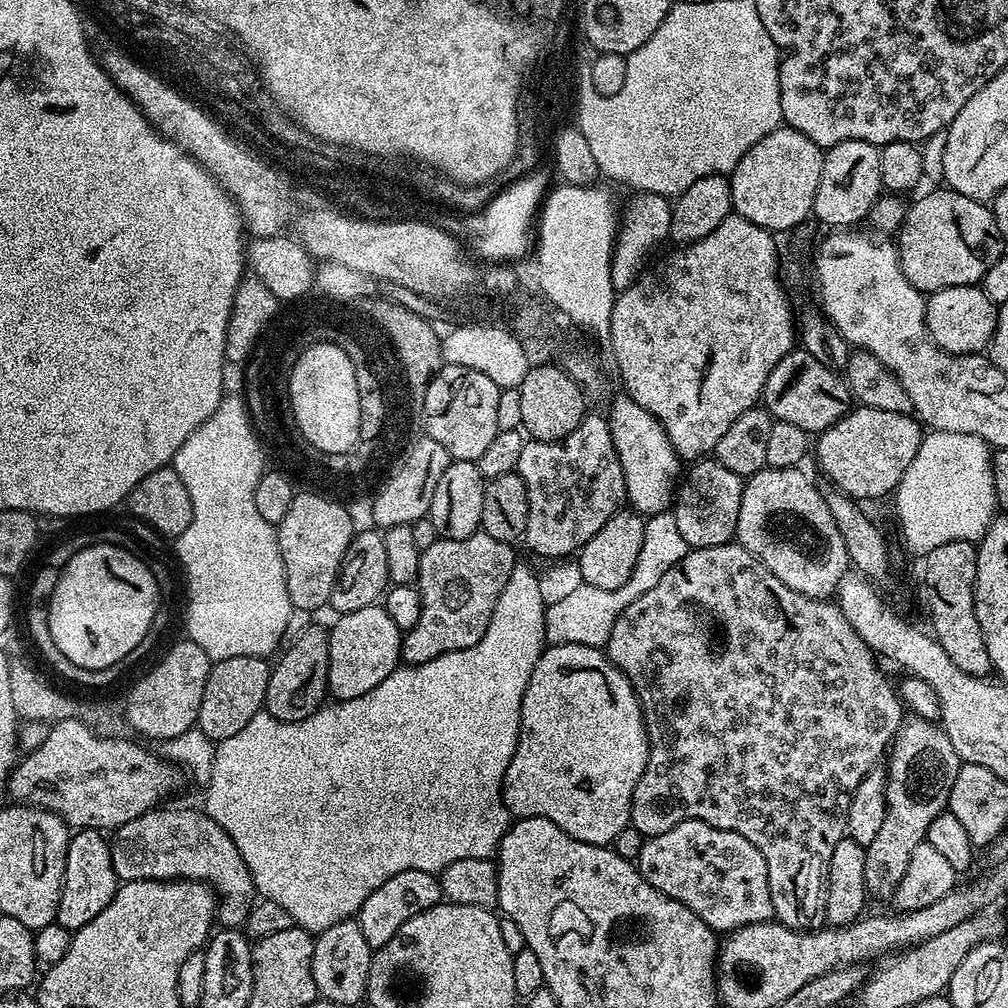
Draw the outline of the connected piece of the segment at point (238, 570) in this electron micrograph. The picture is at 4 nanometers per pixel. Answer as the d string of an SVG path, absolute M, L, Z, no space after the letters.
M240 394L239 396L225 395L214 410L214 414L210 414L210 418L206 418L206 422L202 422L198 430L194 430L190 438L186 438L186 442L182 442L182 446L176 451L176 457L171 463L171 467L176 469L178 478L182 478L182 483L186 486L186 494L190 494L190 506L192 507L190 526L186 526L184 533L175 541L176 552L180 555L180 564L184 567L185 574L188 575L188 632L186 636L198 646L202 646L202 650L206 650L206 654L213 662L239 656L271 657L271 652L275 653L281 647L280 640L285 639L286 622L290 622L290 614L293 610L290 594L286 590L286 574L282 566L280 544L276 540L277 529L270 522L266 522L266 518L262 518L262 514L258 514L254 506L254 486L258 486L260 477L266 471L266 465L264 465L264 452L260 449L259 442L256 441L256 432L252 426L254 426L254 420L249 415L245 397Z

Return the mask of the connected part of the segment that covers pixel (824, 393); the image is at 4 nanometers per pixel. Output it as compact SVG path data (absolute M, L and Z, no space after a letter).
M793 350L786 354L786 358L782 358L782 362L778 362L778 366L774 366L774 370L770 370L770 378L766 378L762 404L776 420L794 422L794 426L802 426L802 430L810 434L819 434L844 417L853 407L854 397L848 388L847 379L840 372L822 366L818 358L814 358L806 351Z

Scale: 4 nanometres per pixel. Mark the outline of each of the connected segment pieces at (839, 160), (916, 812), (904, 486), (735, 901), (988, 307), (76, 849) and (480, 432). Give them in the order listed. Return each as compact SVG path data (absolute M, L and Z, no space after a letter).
M843 140L824 153L822 178L818 178L818 194L814 198L812 216L821 225L832 224L828 226L844 230L859 225L856 224L859 220L867 221L881 195L880 148L861 140Z
M908 718L900 725L890 751L886 756L884 801L886 814L882 818L882 830L878 830L874 842L866 845L866 893L884 900L895 897L898 882L910 864L910 854L925 843L930 822L938 818L948 807L950 790L962 761L950 746L943 727L931 720Z
M929 431L925 435L894 493L896 520L912 554L929 552L946 542L983 538L998 512L992 453L988 443L974 434Z
M683 820L678 826L645 839L638 867L650 886L694 910L717 934L775 917L766 858L742 834L715 828L701 820Z
M974 284L938 290L927 297L924 305L924 317L932 341L956 356L980 354L987 349L996 329L997 311L998 305L985 294L983 287Z
M81 828L73 831L68 838L66 850L66 870L62 890L58 898L55 923L63 928L75 930L94 922L102 910L114 898L118 881L112 865L112 845L103 831L94 828Z
M444 364L425 390L423 431L434 438L434 442L442 442L452 460L475 462L482 458L482 453L500 431L498 398L501 391L497 384L486 378L486 374L478 374L478 370Z

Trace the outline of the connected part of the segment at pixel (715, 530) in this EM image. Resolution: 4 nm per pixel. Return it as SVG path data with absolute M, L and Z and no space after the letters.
M714 458L697 459L689 468L692 469L683 473L674 497L674 515L680 535L689 549L733 543L745 477L726 470L726 466Z

